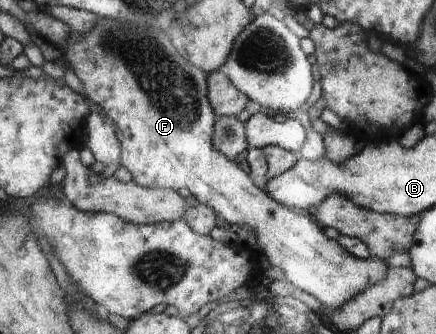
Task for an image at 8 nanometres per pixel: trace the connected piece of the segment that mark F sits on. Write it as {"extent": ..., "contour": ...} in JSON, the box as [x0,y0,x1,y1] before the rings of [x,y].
{"extent":[62,17,389,310],"contour":[[[98,17],[96,24],[94,24],[88,32],[72,32],[72,34],[70,34],[68,46],[62,51],[62,54],[68,64],[68,68],[71,68],[73,73],[80,79],[80,82],[82,82],[87,98],[90,99],[92,103],[98,104],[98,106],[102,108],[102,112],[110,116],[110,118],[114,120],[114,124],[118,125],[118,130],[120,135],[122,135],[121,166],[124,166],[126,170],[130,171],[132,181],[136,182],[136,184],[148,188],[164,187],[175,191],[186,188],[186,190],[190,190],[192,196],[198,200],[198,203],[213,208],[214,212],[218,213],[218,216],[221,216],[222,220],[226,220],[228,224],[231,224],[233,228],[242,227],[243,229],[253,231],[257,242],[256,249],[262,252],[271,266],[282,268],[287,277],[287,282],[290,282],[290,284],[296,286],[296,288],[304,290],[307,294],[313,295],[322,305],[326,305],[327,309],[336,310],[336,308],[344,307],[350,300],[356,299],[358,295],[368,291],[374,284],[385,282],[386,275],[389,274],[389,267],[382,259],[372,256],[368,258],[355,257],[337,240],[326,237],[323,228],[312,215],[292,209],[286,205],[281,205],[278,201],[275,201],[268,192],[262,192],[262,190],[258,188],[258,185],[254,186],[254,182],[250,180],[250,176],[248,176],[246,172],[242,172],[232,160],[226,155],[223,155],[213,145],[213,132],[216,130],[214,122],[217,122],[217,120],[216,116],[214,116],[214,112],[212,112],[213,106],[208,104],[209,98],[206,98],[206,74],[204,74],[203,70],[198,70],[197,66],[194,66],[190,61],[187,61],[185,57],[180,56],[180,54],[174,50],[174,46],[172,46],[172,42],[170,42],[170,38],[168,38],[166,32],[162,32],[162,30],[158,30],[158,28],[140,28],[140,26],[134,26],[134,24],[130,24],[130,28],[128,28],[128,24],[124,24],[124,22]]]}

